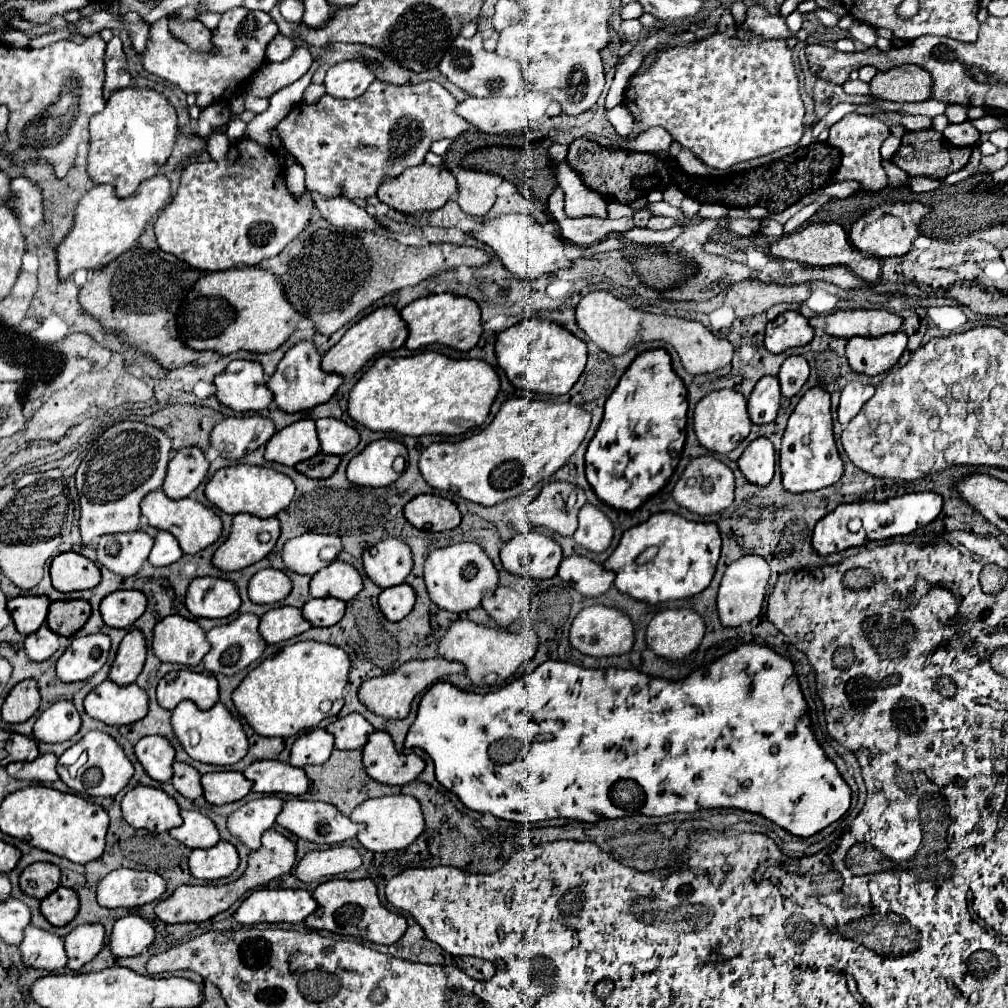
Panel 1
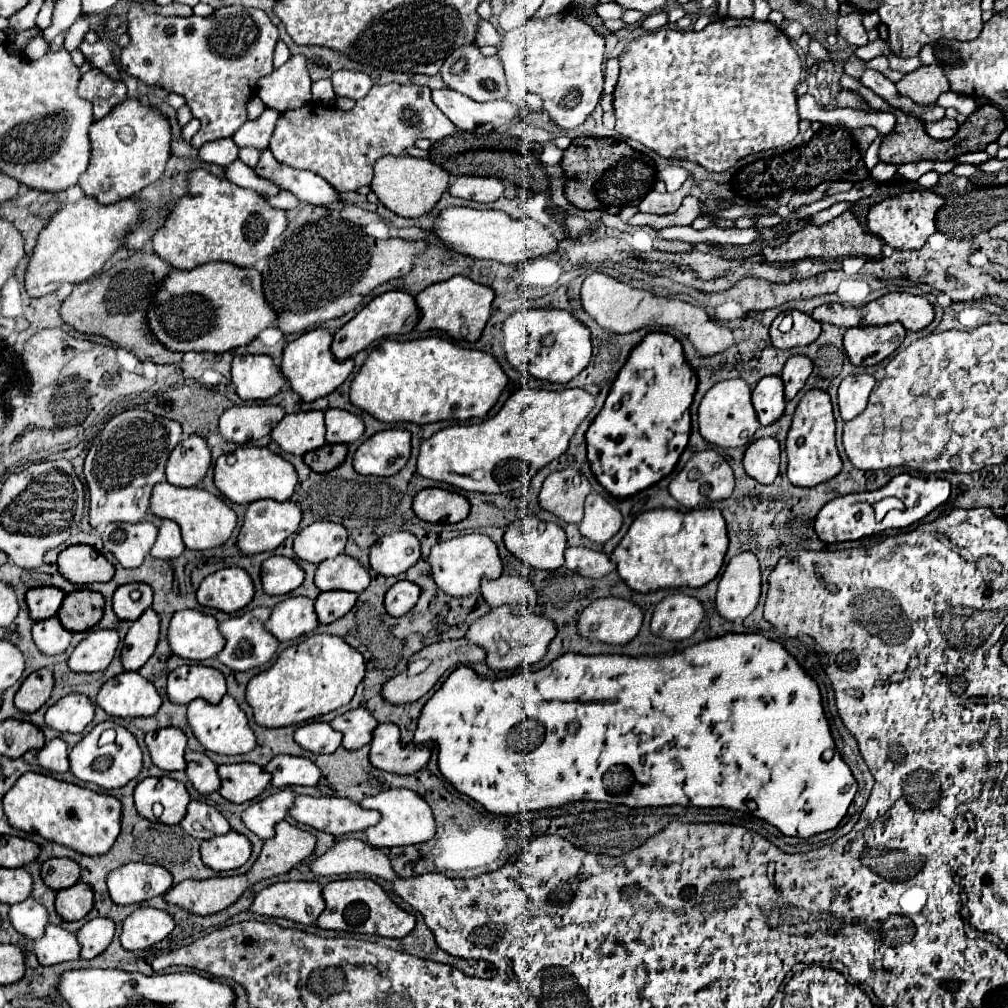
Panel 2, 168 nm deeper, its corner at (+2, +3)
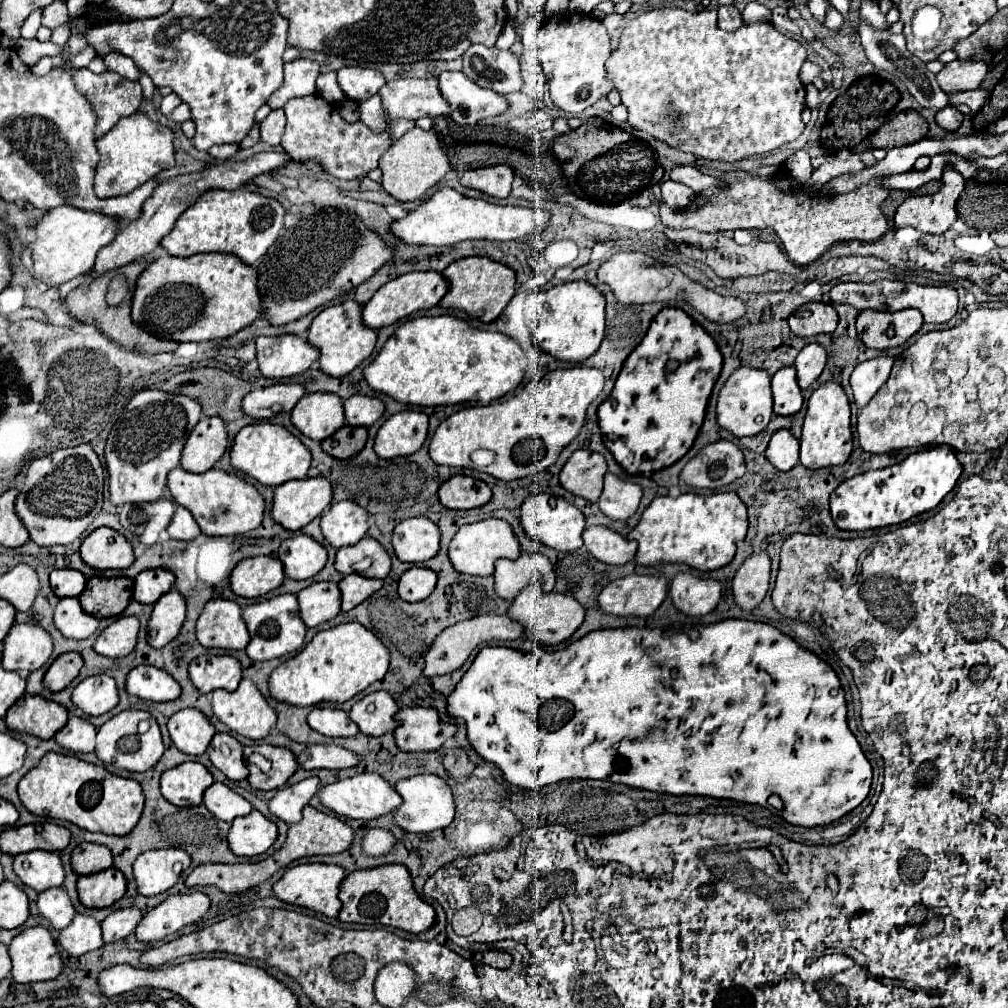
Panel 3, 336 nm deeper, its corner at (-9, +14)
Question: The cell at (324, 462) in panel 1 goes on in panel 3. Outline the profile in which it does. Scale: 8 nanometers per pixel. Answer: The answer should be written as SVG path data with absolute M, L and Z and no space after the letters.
M343 426L331 438L323 440L321 446L327 454L335 458L351 458L353 454L363 450L365 442L367 442L367 428Z

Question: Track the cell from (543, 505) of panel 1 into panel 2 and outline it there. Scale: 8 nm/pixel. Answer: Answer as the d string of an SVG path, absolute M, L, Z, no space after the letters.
M564 469L556 471L546 477L538 503L544 511L554 513L556 517L564 519L566 523L580 523L584 515L584 499L590 493L590 483L588 479L582 479L578 487L574 487L574 477L578 471L574 469Z

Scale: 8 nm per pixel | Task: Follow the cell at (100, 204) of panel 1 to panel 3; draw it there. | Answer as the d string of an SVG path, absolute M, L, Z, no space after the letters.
M59 206L45 212L35 224L35 240L31 244L33 276L47 286L59 286L89 272L95 264L97 252L107 246L117 232L119 222L97 212L85 212L71 206Z

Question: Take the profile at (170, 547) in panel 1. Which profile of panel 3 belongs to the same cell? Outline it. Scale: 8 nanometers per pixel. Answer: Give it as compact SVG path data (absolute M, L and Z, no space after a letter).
M177 506L175 516L167 526L167 532L173 540L191 540L191 538L197 538L201 534L193 514L183 506Z

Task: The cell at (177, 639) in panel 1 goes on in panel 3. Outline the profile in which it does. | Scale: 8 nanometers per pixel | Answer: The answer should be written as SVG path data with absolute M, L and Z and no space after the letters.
M209 600L197 620L197 640L205 648L245 650L249 630L243 622L243 610L233 600Z

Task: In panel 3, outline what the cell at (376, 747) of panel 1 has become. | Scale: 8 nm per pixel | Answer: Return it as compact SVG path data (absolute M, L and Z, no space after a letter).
M401 708L395 718L401 722L395 730L395 742L403 752L439 750L457 732L455 724L441 722L435 708Z

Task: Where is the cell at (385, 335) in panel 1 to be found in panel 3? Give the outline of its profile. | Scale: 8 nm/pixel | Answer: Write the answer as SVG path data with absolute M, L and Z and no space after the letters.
M427 270L427 272L409 272L403 274L391 282L387 282L385 286L381 286L377 290L377 294L363 306L363 322L365 326L379 330L383 326L395 324L401 318L407 318L419 310L427 310L439 304L439 300L447 294L449 284L443 278L443 274L435 272L435 270Z

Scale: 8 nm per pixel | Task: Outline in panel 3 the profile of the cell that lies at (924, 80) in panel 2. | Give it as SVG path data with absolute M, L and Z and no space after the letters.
M955 60L945 64L945 68L937 74L939 86L947 94L955 94L961 90L975 90L981 86L983 78L987 76L989 66L981 60Z

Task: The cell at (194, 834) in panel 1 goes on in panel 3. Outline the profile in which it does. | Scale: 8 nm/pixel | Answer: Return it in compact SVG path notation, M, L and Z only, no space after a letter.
M215 782L207 788L203 802L215 814L215 818L225 822L233 822L237 816L247 816L253 810L249 800L245 800L221 782Z

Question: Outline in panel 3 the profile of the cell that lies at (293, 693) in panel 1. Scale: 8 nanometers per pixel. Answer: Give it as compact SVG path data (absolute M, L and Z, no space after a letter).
M349 622L321 630L301 652L277 666L269 680L275 700L289 700L293 706L313 706L319 702L347 702L389 670L387 646L363 624Z

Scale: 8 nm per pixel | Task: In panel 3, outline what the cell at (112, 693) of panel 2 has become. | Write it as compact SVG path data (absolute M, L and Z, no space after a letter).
M137 666L129 672L127 692L153 702L169 702L179 698L181 686L165 670L155 666Z

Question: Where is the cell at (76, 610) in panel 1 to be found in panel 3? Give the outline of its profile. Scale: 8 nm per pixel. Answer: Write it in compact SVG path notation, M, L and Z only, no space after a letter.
M91 578L87 588L79 596L83 610L93 616L107 618L119 616L133 600L133 580L131 578Z

